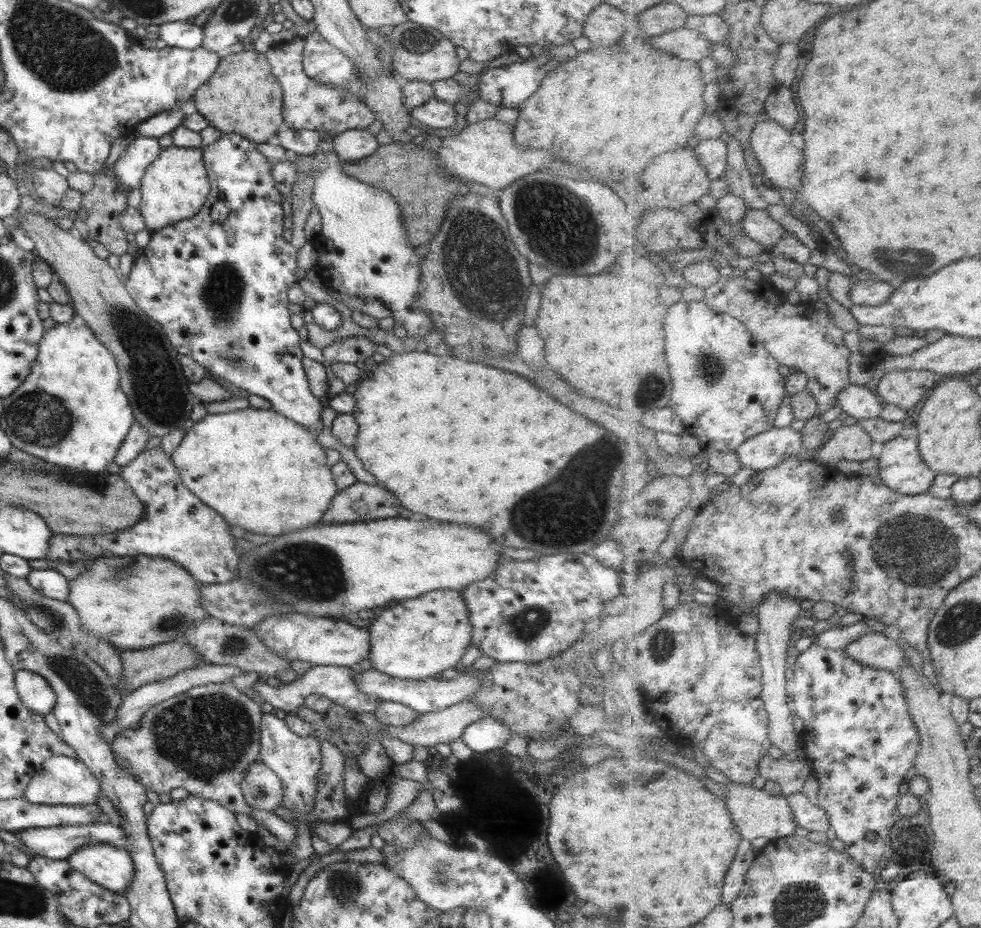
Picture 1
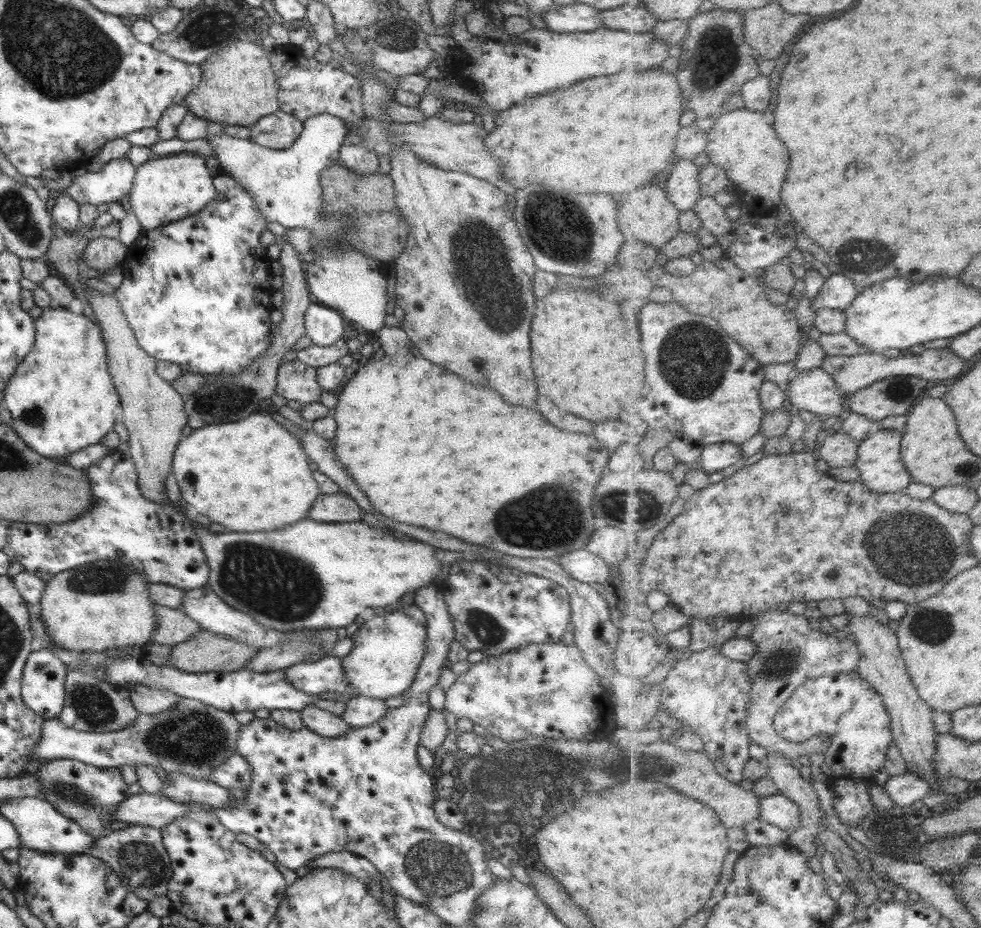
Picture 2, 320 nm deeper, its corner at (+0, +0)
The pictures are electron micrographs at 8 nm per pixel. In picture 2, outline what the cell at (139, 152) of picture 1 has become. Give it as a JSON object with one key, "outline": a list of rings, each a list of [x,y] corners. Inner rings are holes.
{"outline":[[[126,155],[111,159],[99,172],[85,171],[75,177],[63,190],[77,205],[97,205],[118,202],[121,196],[128,194],[135,174],[134,166]]]}

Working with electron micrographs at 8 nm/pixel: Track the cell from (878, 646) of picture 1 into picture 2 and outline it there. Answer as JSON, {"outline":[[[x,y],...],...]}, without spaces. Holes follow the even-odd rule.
{"outline":[[[777,608],[769,612],[761,612],[754,616],[754,629],[747,637],[756,642],[758,651],[746,662],[748,673],[752,677],[753,692],[749,705],[748,729],[752,741],[767,750],[768,754],[780,752],[783,756],[798,759],[815,753],[826,753],[831,746],[832,738],[815,736],[809,742],[797,744],[785,740],[775,727],[775,718],[781,707],[809,679],[821,676],[853,675],[860,665],[861,653],[857,641],[850,633],[831,634],[812,630],[811,616],[804,614],[795,616],[789,612],[781,612]]]}

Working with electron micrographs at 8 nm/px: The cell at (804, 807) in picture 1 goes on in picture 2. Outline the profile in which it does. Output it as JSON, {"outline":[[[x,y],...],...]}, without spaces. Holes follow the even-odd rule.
{"outline":[[[781,793],[762,797],[761,818],[759,819],[785,830],[798,829],[802,821],[800,805]]]}

